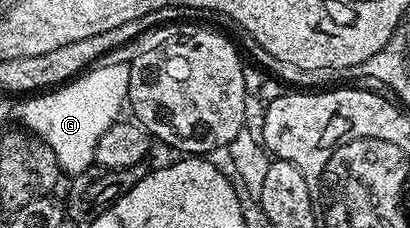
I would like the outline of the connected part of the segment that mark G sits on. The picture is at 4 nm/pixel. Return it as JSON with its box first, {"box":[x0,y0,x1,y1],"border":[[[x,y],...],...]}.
{"box":[17,63,129,175],"border":[[[101,63],[96,67],[90,67],[85,70],[84,73],[76,76],[71,81],[65,82],[63,85],[58,85],[48,91],[38,92],[36,95],[29,95],[24,98],[25,101],[17,109],[17,117],[22,126],[28,132],[32,133],[35,137],[42,137],[47,143],[47,147],[51,147],[51,151],[55,151],[55,159],[59,159],[61,164],[62,174],[65,175],[76,175],[79,173],[90,172],[91,166],[94,164],[95,158],[97,156],[97,144],[99,139],[103,139],[103,131],[107,131],[111,126],[117,122],[117,120],[122,116],[121,108],[124,110],[127,105],[127,98],[129,96],[129,67],[128,64],[122,63],[122,65],[105,65],[109,63]]]}

